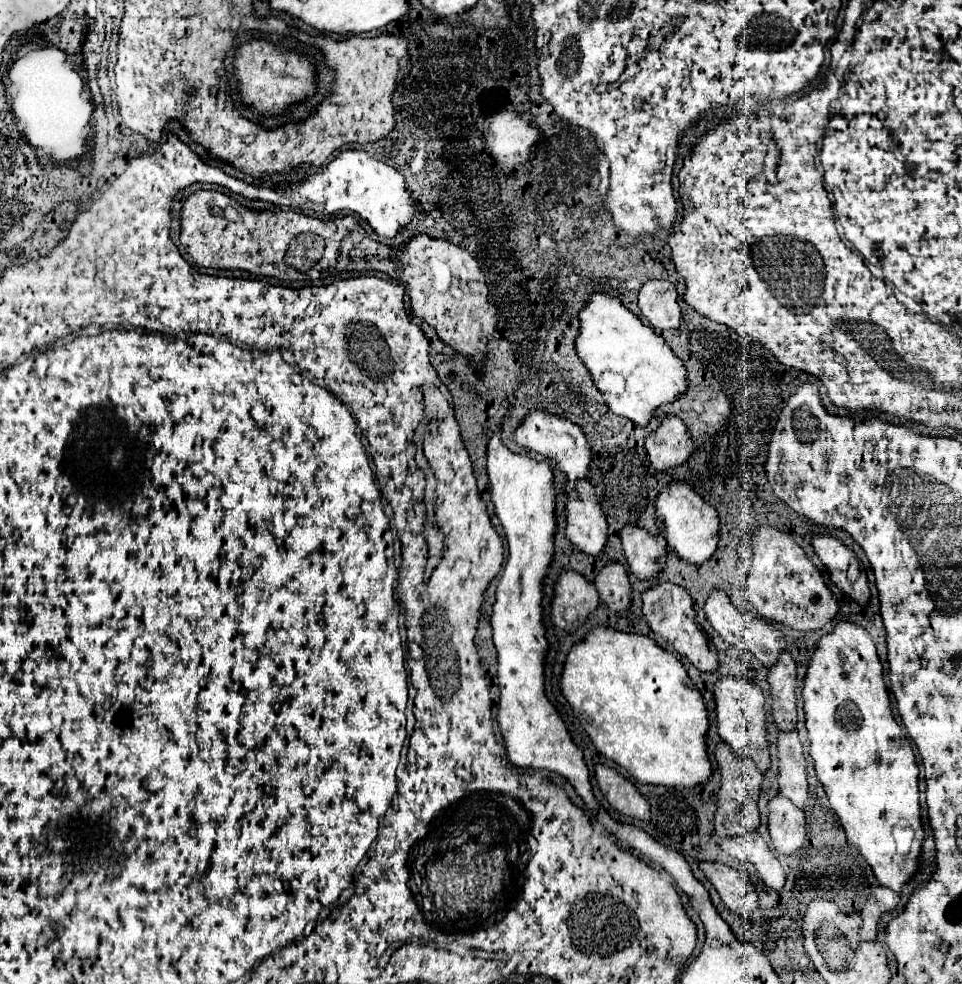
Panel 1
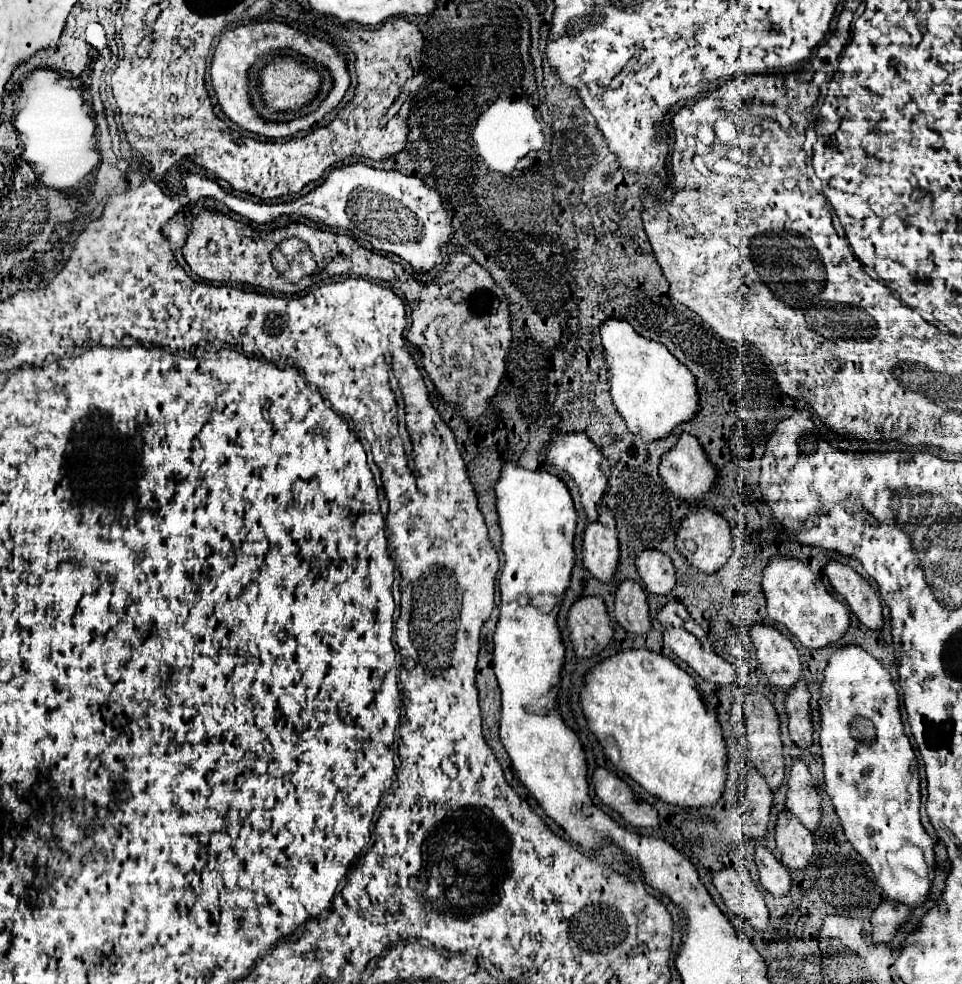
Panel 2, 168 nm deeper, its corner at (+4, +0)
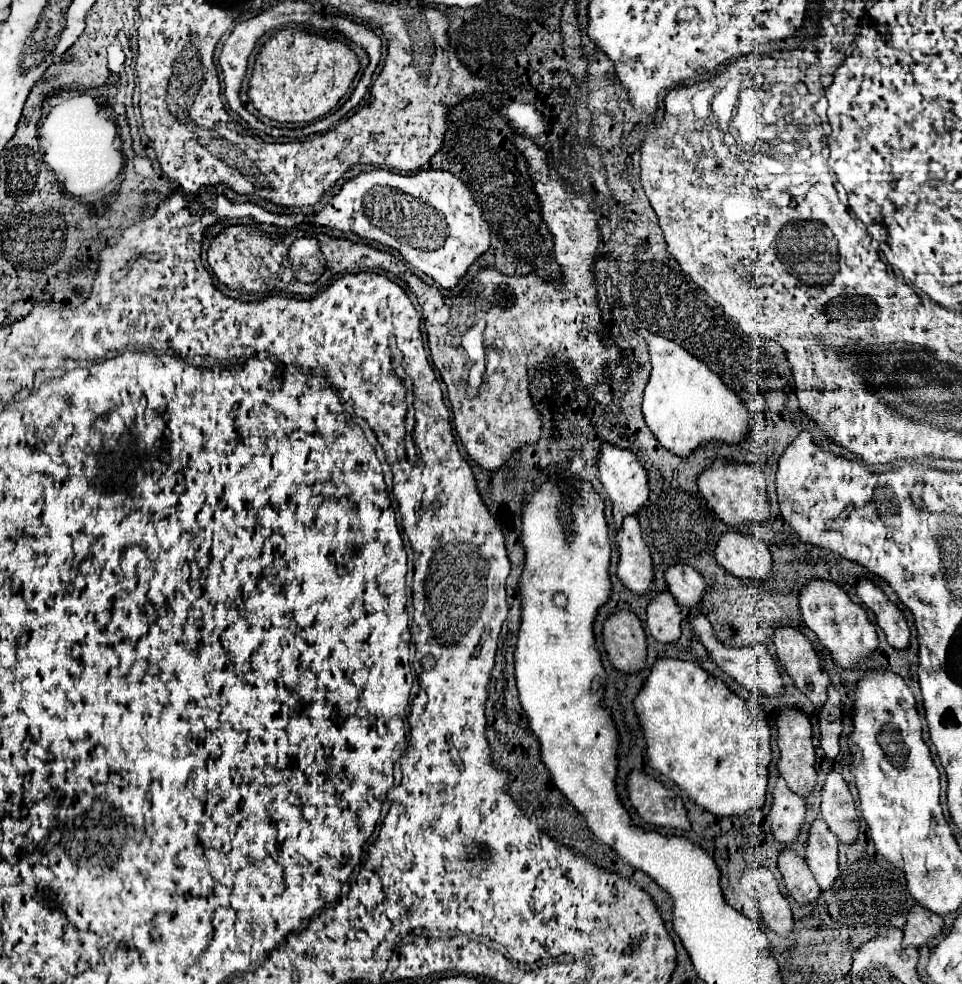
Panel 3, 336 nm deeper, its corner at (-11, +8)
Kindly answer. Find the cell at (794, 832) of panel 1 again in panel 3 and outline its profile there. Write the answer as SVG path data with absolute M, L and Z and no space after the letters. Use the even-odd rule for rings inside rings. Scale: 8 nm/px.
M816 819L808 831L806 863L822 889L830 889L838 877L838 839L826 821Z

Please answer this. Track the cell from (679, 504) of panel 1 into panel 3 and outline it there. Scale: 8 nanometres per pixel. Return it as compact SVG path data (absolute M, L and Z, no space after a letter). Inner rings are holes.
M726 531L716 545L716 561L734 577L762 581L770 575L772 557L768 547L756 537L740 531Z

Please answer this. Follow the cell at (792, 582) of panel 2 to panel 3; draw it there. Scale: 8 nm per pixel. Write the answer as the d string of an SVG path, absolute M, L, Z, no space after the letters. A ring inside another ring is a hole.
M808 579L798 593L802 623L812 629L824 647L830 651L834 661L842 667L856 667L858 661L866 659L878 645L876 627L870 623L864 607L856 605L844 591L842 585L830 579Z

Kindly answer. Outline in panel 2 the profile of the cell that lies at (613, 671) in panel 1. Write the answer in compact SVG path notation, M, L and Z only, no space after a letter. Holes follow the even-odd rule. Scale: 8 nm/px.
M647 649L615 653L589 671L581 705L611 763L651 795L693 809L721 799L729 751L717 711L707 709L694 679L671 659ZM607 737L615 743L607 743Z

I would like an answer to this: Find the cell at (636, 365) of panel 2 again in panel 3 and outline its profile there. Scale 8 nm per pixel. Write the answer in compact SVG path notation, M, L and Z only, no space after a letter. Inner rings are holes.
M638 329L636 331L648 345L650 351L650 379L644 387L642 413L650 431L656 435L660 445L672 449L672 453L686 457L700 443L708 443L710 439L724 443L740 443L752 425L760 425L762 419L746 417L746 407L740 397L734 395L716 373L704 365L704 361L690 355L678 343L664 339L652 331Z

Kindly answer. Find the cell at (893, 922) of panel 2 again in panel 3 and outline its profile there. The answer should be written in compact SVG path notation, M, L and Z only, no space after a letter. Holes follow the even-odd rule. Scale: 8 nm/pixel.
M914 905L908 913L906 925L904 925L904 947L914 945L920 947L924 943L928 943L932 937L936 937L944 927L944 921L940 915L930 913L928 909Z

